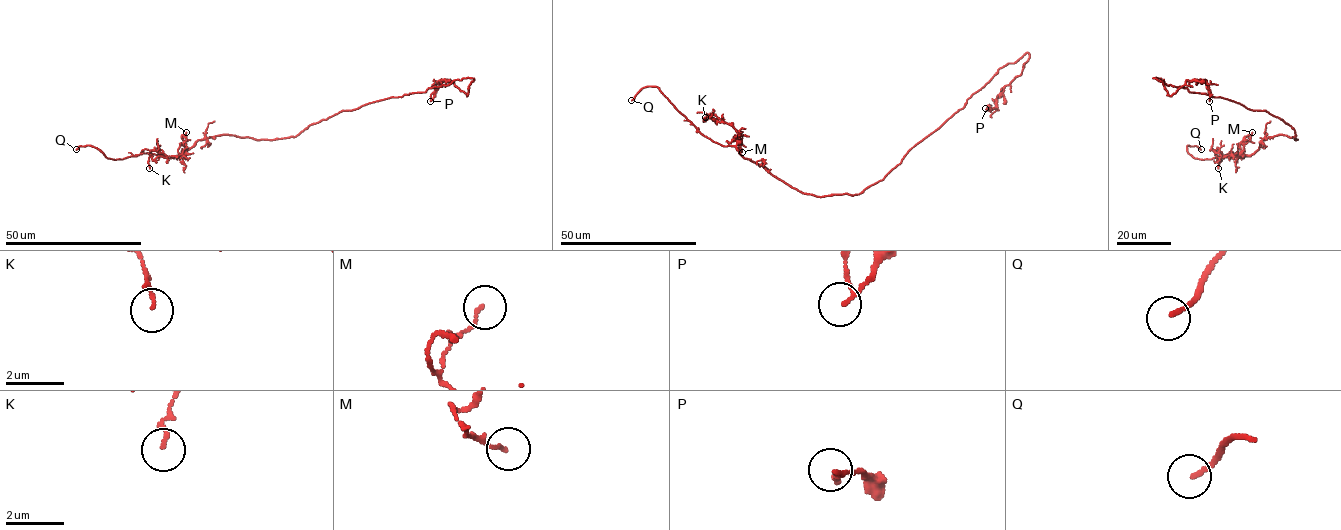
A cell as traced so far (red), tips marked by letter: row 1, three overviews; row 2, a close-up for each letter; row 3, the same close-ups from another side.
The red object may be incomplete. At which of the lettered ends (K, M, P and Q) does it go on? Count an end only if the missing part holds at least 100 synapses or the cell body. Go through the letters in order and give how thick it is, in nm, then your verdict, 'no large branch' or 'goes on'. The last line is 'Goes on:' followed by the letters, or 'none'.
K: 110 nm thick; no large branch
M: 120 nm thick; no large branch
P: 100 nm thick; no large branch
Q: 150 nm thick; goes on
Goes on: Q

